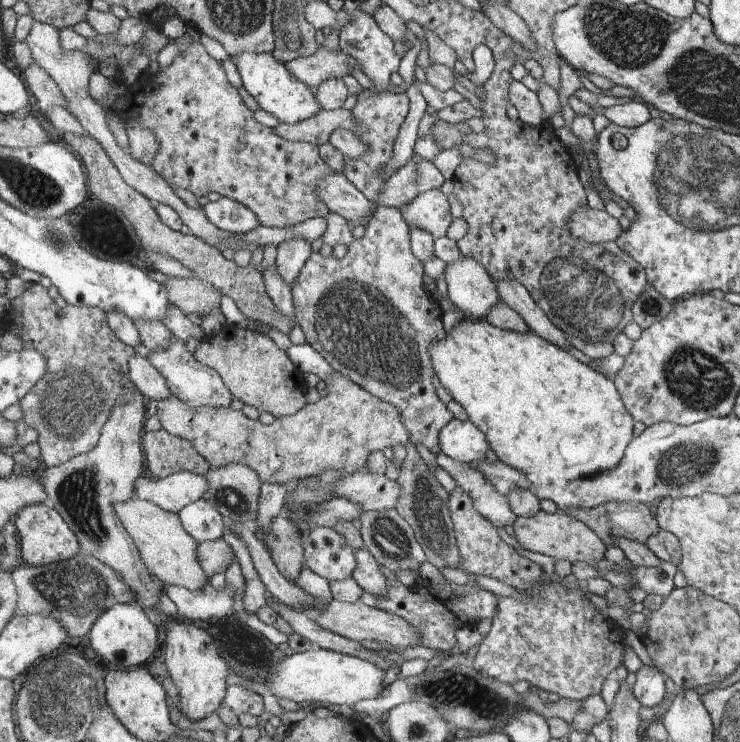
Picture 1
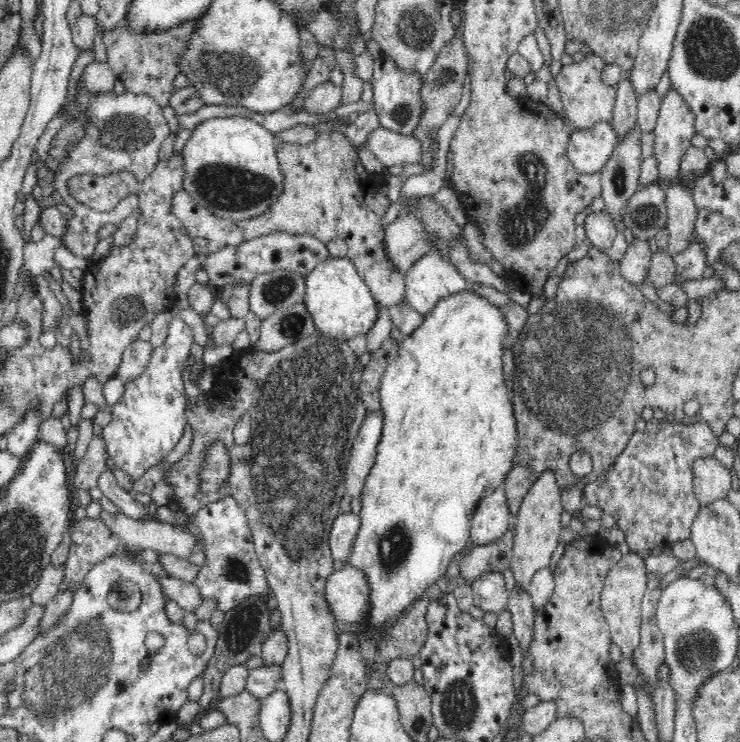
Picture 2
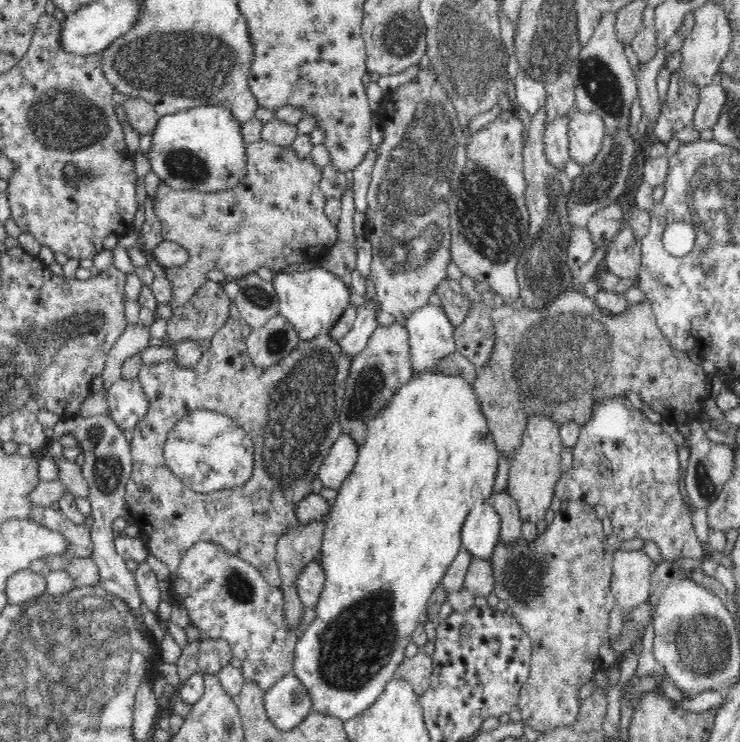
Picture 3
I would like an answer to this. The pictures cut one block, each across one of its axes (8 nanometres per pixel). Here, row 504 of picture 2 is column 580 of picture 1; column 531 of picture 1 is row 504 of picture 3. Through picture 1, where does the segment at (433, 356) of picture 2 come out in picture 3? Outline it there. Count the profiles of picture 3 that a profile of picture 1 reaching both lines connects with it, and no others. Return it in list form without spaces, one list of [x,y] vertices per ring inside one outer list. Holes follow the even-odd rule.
[[[428,372],[420,377],[410,378],[408,384],[400,388],[386,408],[376,414],[376,419],[368,424],[364,444],[359,446],[356,464],[337,489],[336,501],[331,505],[324,520],[323,539],[319,552],[319,563],[325,574],[324,584],[314,607],[314,621],[306,627],[295,645],[293,673],[308,691],[313,711],[339,718],[341,721],[350,720],[372,707],[384,692],[388,682],[394,679],[396,670],[406,658],[407,646],[413,642],[411,640],[413,633],[420,623],[422,612],[426,611],[429,598],[434,594],[434,589],[441,584],[440,580],[454,557],[462,549],[461,530],[465,518],[473,507],[491,498],[499,454],[486,417],[481,411],[481,404],[477,401],[475,390],[472,384],[468,384],[461,376]]]

